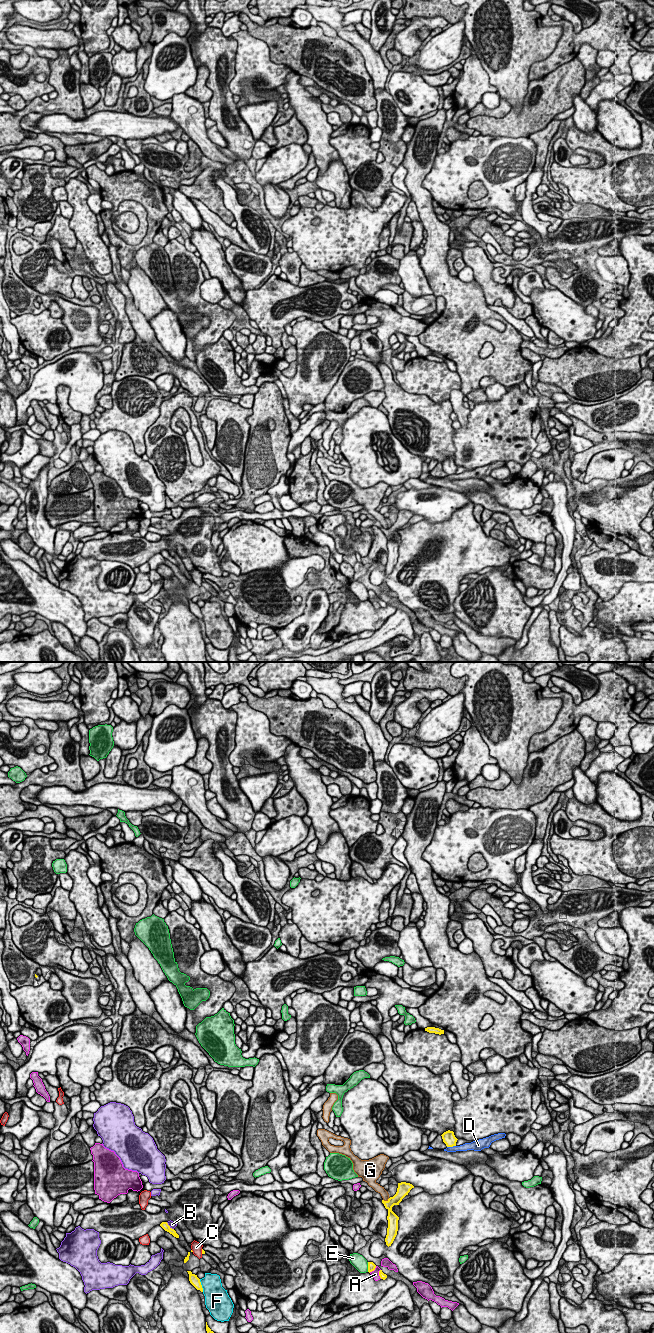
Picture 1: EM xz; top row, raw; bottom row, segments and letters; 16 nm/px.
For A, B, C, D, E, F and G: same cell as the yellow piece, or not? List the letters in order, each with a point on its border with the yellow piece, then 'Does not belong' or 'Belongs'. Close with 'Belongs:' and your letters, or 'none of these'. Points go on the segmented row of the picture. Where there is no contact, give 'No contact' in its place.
A: Touches yellow at xz (373, 1270). Does not belong
B: Touches yellow at xz (169, 1226). Does not belong
C: Touches yellow at xz (202, 1251). Does not belong
D: Touches yellow at xz (451, 1146). Does not belong
E: Touches yellow at xz (368, 1267). Does not belong
F: Touches yellow at xz (201, 1285). Does not belong
G: Touches yellow at xz (386, 1201). Does not belong
Belongs: none of these

